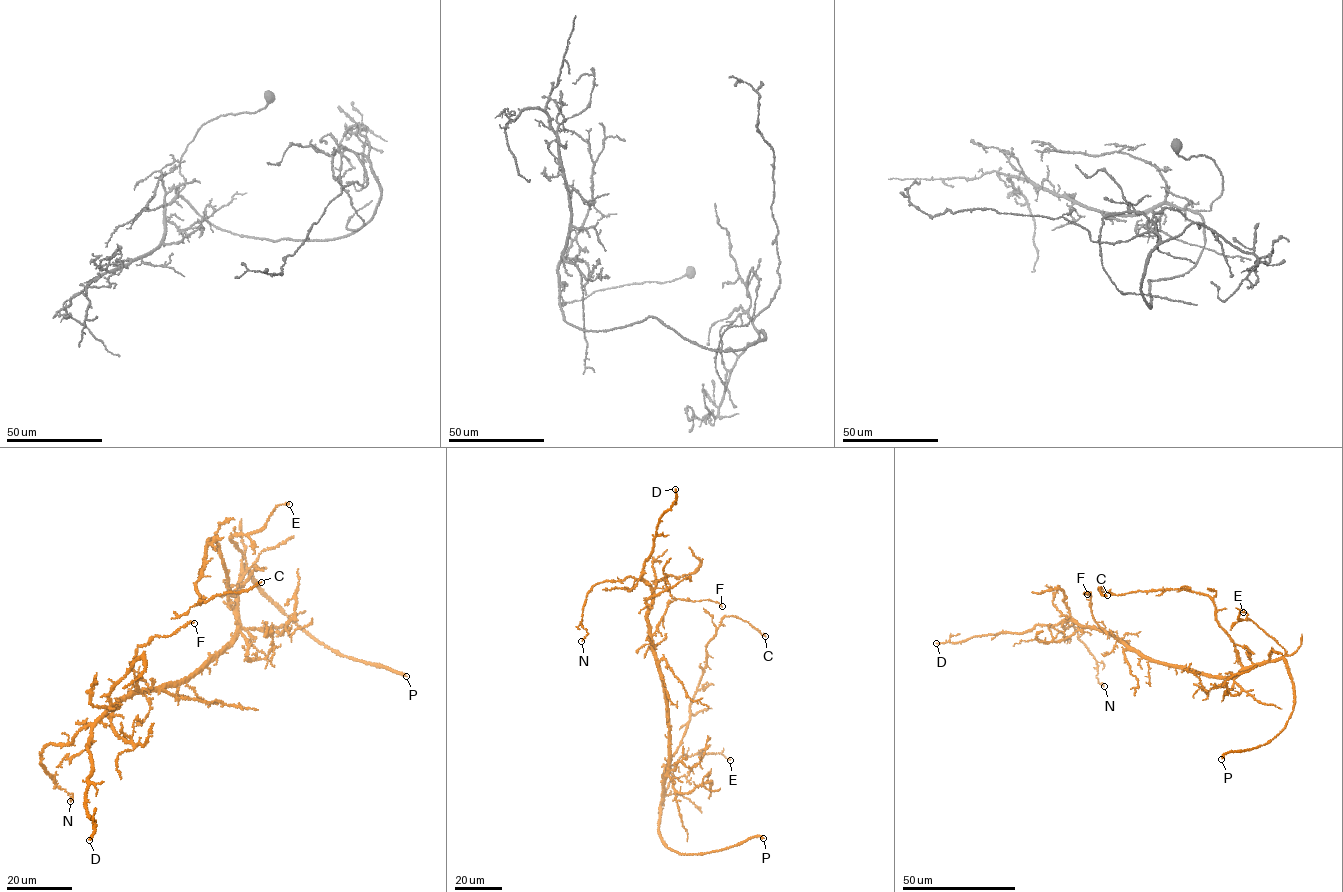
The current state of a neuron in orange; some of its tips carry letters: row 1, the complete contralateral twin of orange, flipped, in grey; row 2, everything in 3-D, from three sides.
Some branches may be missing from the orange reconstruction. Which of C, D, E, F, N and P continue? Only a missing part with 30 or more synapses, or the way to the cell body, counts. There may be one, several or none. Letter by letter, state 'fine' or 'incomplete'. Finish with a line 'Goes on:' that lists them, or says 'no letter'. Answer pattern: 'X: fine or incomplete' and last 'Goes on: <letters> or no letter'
C: fine
D: fine
E: fine
F: fine
N: fine
P: incomplete
Goes on: P

